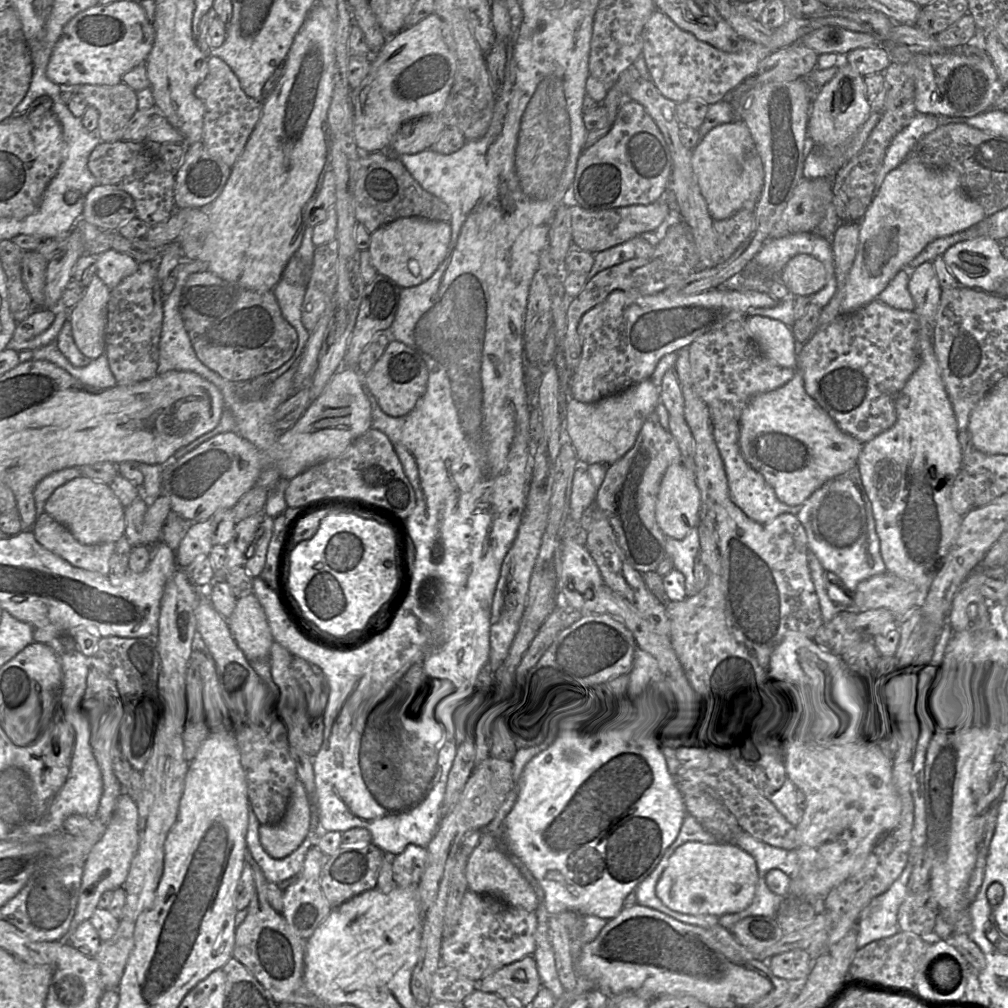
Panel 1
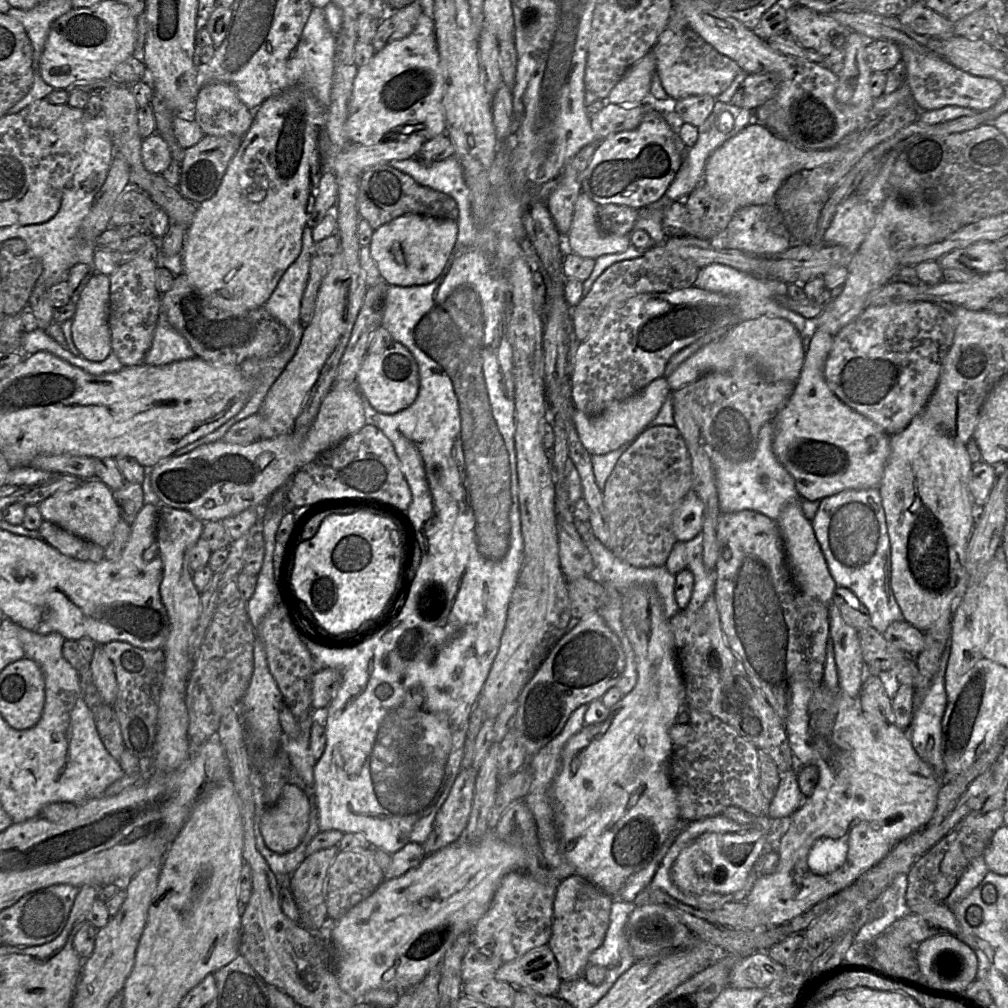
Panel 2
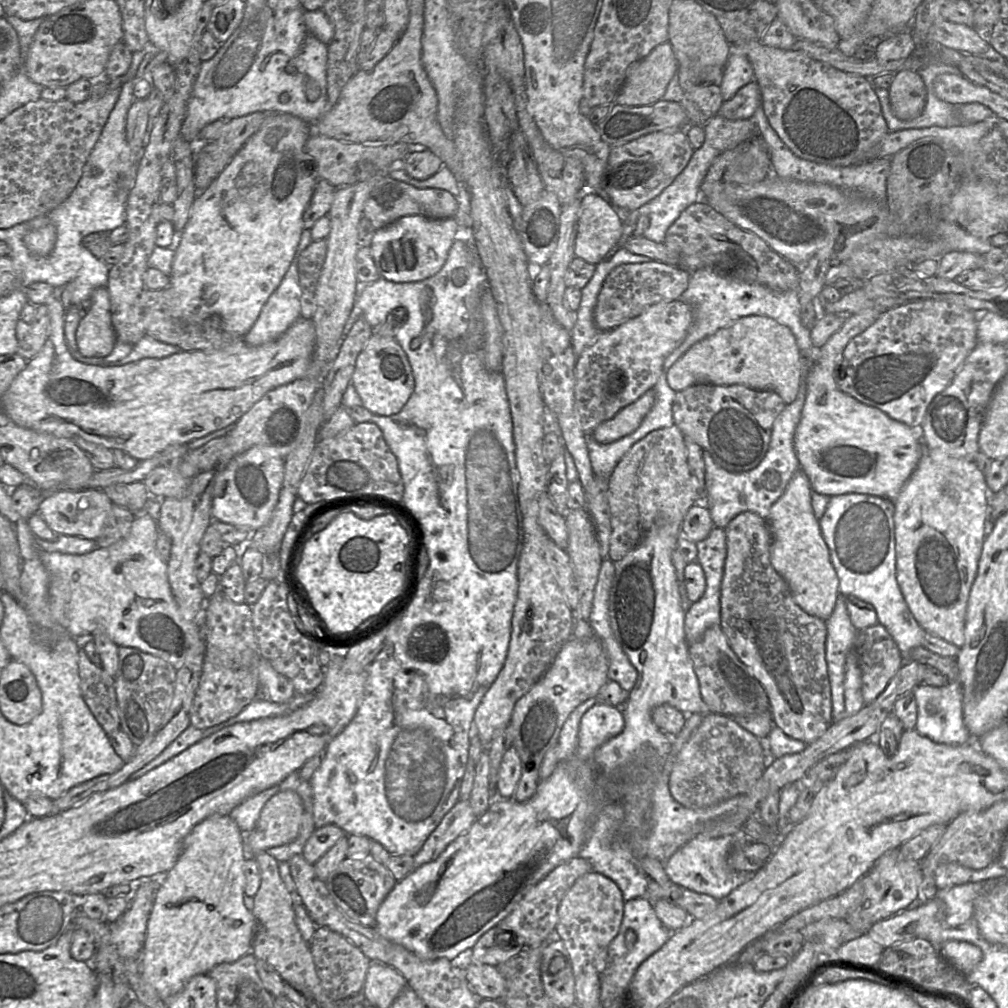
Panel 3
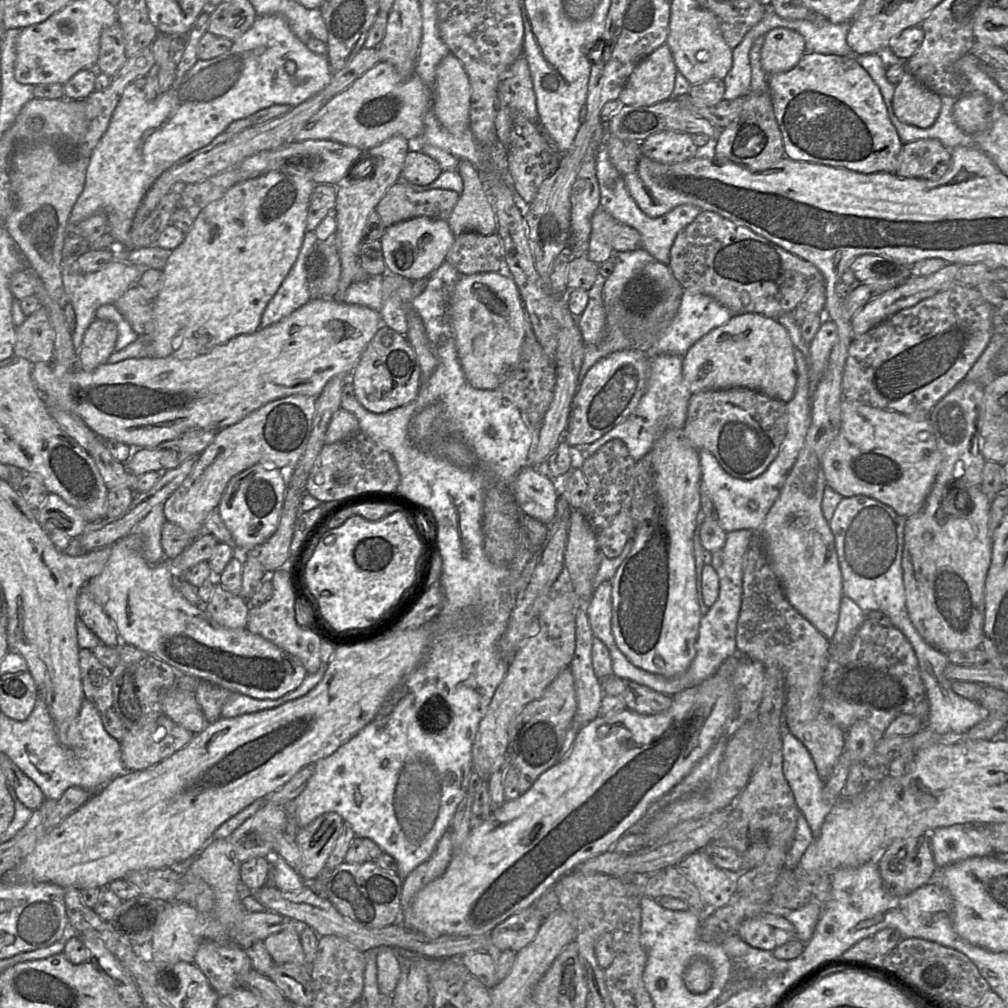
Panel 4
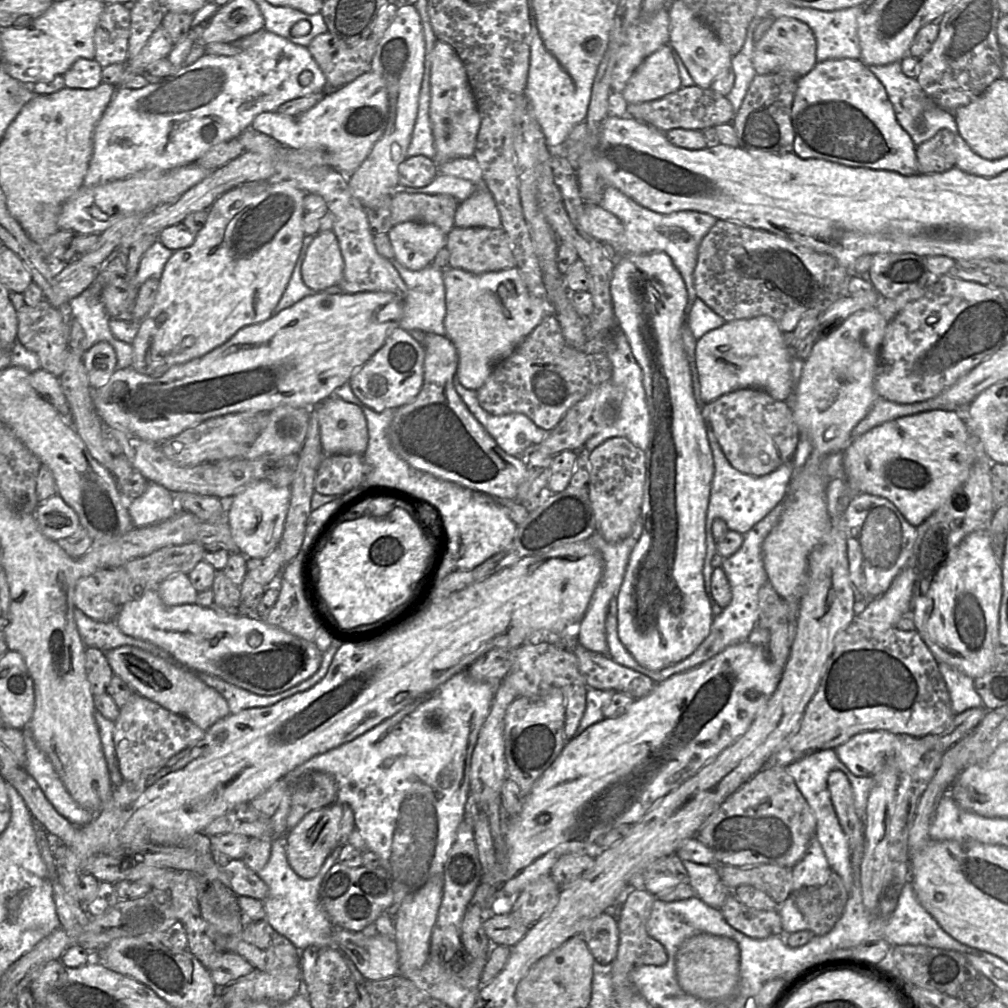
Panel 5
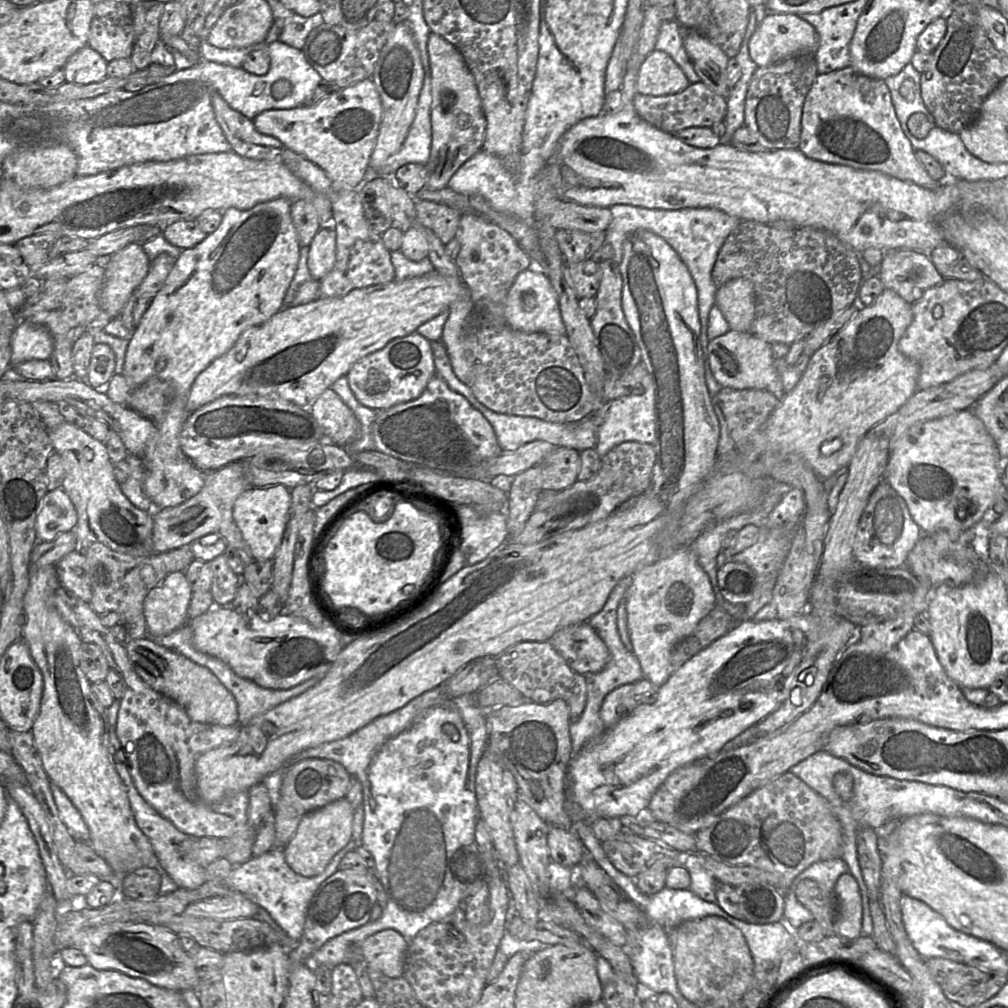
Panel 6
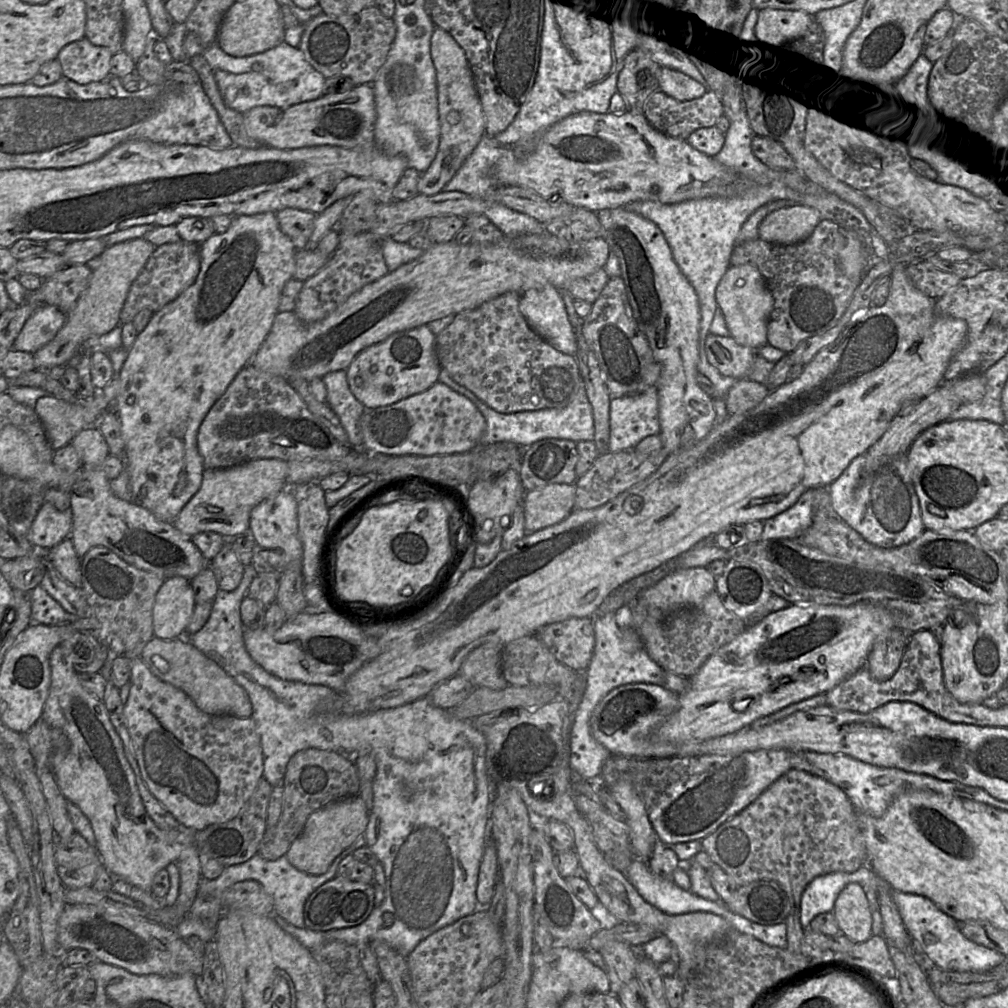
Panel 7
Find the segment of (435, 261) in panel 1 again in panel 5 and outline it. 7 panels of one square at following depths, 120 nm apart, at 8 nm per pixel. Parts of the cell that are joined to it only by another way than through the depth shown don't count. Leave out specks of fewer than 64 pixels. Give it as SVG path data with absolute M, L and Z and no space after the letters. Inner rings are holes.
M403 222L393 225L387 235L393 248L394 259L411 271L419 271L431 265L437 253L447 244L447 235L432 224Z

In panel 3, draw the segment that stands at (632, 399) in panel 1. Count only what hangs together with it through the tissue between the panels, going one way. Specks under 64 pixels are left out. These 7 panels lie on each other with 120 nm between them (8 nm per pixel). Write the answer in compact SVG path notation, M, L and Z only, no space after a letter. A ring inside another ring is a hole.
M653 388L636 401L621 409L615 416L599 424L589 435L600 443L610 443L635 431L655 403Z

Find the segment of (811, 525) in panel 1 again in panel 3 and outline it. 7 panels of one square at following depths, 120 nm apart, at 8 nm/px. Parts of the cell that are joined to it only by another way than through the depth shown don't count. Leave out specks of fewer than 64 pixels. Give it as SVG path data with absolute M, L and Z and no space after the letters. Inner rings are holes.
M855 492L834 495L830 497L819 524L839 579L839 593L871 604L876 610L878 623L889 632L904 657L910 649L922 646L925 631L911 614L896 580L894 511L894 502L884 497Z

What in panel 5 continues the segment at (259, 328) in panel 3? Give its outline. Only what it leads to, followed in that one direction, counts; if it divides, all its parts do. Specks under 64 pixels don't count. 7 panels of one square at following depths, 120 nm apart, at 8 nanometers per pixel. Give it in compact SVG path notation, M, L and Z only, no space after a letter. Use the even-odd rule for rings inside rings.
M305 235L303 238L302 248L300 255L296 261L293 272L289 279L289 282L279 300L277 306L274 309L274 314L279 313L280 311L294 305L296 302L301 299L316 293L311 288L307 287L302 278L302 263L305 259L306 252L309 245L313 241L315 235Z

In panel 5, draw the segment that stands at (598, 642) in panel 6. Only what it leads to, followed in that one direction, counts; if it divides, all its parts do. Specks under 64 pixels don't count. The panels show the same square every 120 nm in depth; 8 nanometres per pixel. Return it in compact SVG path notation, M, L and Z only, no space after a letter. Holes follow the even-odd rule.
M579 641L573 653L579 671L590 688L618 691L639 699L656 687L648 676L616 663L609 655L586 649Z

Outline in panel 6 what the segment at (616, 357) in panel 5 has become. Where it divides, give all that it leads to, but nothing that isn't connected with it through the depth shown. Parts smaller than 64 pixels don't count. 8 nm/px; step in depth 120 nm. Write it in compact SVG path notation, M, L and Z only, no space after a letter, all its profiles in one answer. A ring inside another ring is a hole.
M648 375L642 376L643 393L622 396L608 402L602 422L597 425L596 452L600 457L623 442L653 444L655 439L655 418L653 409L653 385Z

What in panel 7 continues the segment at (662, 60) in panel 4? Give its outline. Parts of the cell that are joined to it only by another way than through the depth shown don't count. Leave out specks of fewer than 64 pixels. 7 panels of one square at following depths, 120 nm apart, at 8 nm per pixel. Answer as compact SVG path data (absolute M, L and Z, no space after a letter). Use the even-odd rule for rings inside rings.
M668 67L660 69L658 90L677 100L685 101L700 97L706 89L708 88L704 84L683 71Z

